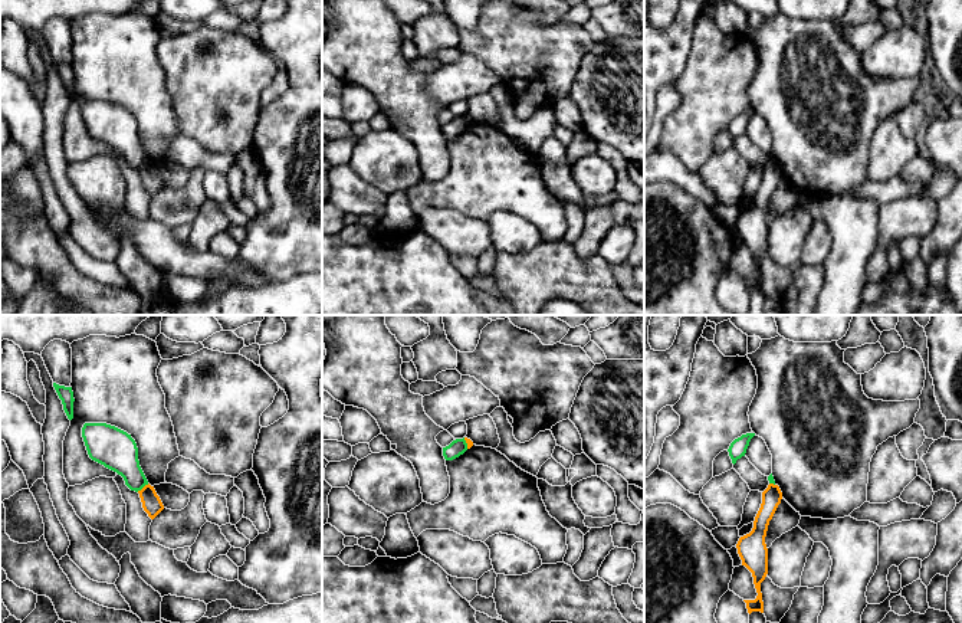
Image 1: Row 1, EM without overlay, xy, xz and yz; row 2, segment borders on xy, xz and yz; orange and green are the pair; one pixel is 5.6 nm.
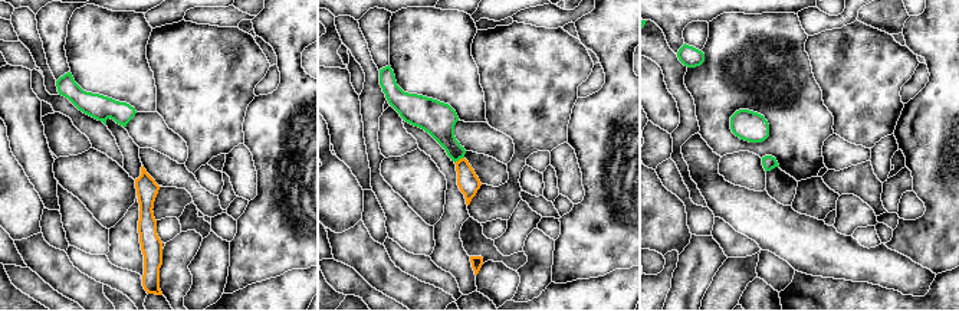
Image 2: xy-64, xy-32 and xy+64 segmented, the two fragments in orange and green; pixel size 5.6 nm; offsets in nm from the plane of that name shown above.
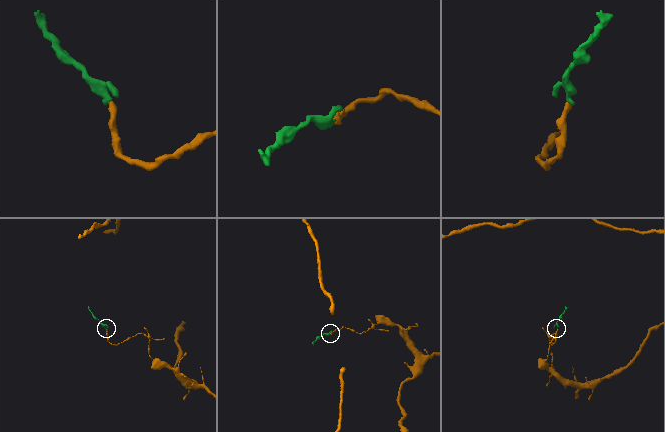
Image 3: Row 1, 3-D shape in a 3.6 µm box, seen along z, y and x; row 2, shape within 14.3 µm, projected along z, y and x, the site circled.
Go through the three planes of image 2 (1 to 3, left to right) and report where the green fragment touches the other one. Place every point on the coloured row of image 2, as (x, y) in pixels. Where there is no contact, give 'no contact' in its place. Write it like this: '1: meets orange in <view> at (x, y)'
1: no contact
2: meets orange in xy-32 at (460, 159)
3: no contact

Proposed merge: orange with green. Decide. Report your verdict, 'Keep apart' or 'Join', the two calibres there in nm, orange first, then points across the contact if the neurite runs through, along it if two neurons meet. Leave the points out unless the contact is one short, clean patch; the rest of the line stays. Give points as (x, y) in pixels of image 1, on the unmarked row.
Keep apart. Thickness 110 nm (orange) against 220 nm. Boundary: xy (148, 161), (137, 169)

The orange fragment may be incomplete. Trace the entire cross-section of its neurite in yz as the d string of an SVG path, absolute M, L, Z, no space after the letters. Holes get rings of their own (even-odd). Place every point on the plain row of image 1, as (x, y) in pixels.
M769 161L768 165L762 170L762 181L755 194L752 209L741 214L736 222L742 243L745 243L752 250L753 262L758 270L755 278L743 278L749 292L752 289L764 291L761 260L768 252L768 226L765 222L765 214L769 199L781 181L781 177L782 170L779 164Z

